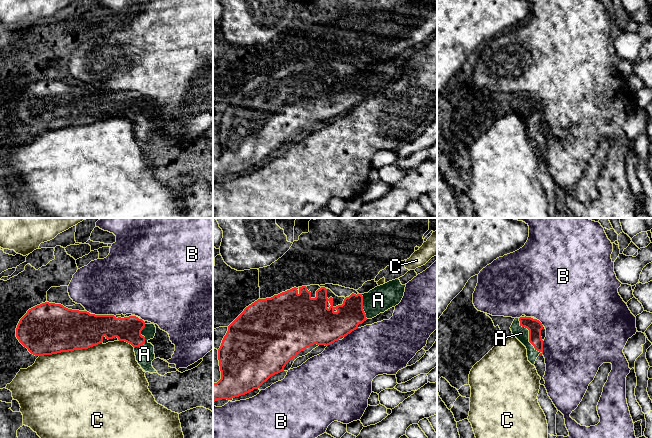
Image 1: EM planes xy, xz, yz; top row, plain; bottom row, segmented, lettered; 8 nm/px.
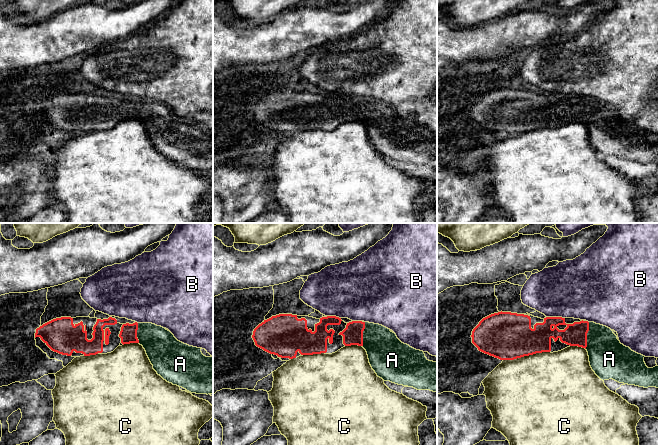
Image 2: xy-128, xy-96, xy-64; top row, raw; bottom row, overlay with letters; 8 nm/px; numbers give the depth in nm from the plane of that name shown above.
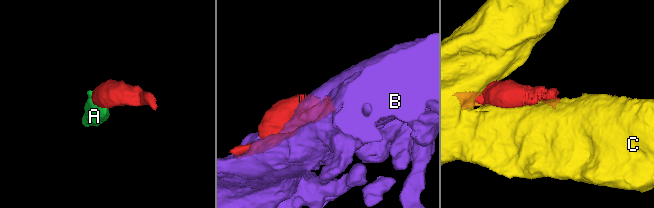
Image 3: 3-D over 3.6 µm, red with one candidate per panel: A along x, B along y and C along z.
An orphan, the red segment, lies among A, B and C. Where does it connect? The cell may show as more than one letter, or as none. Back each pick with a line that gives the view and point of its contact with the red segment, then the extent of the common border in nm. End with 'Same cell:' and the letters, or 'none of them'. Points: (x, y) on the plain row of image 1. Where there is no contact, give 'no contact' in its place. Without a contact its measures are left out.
A: meets red in yz at (529, 111); contact 340 nm long
Same cell: A

